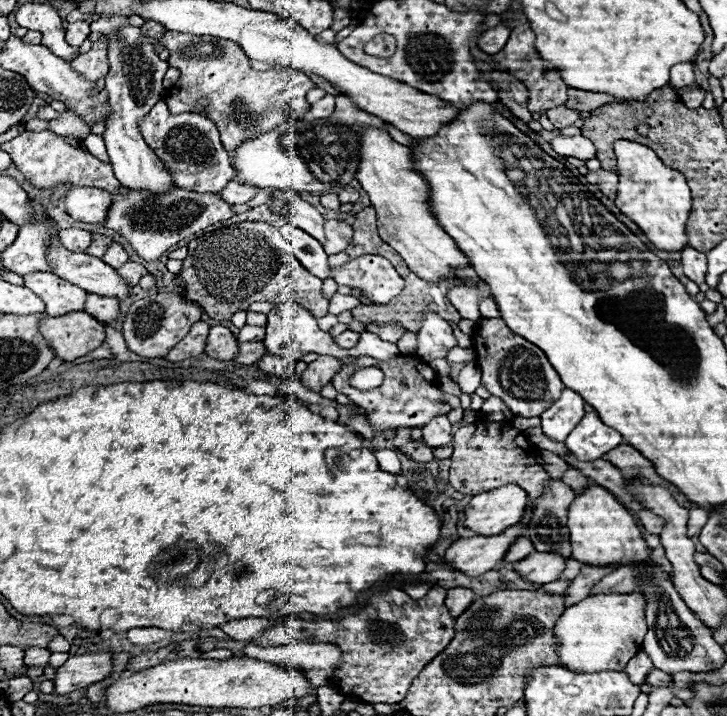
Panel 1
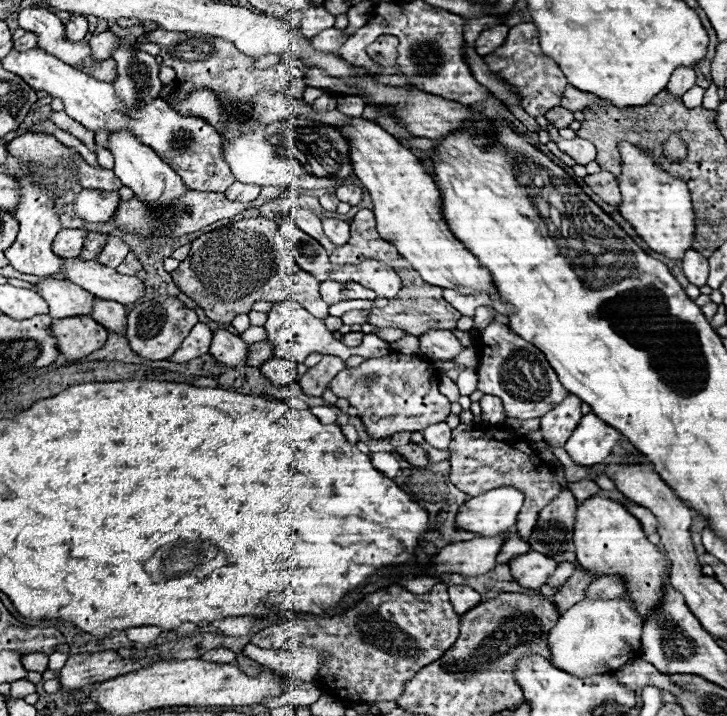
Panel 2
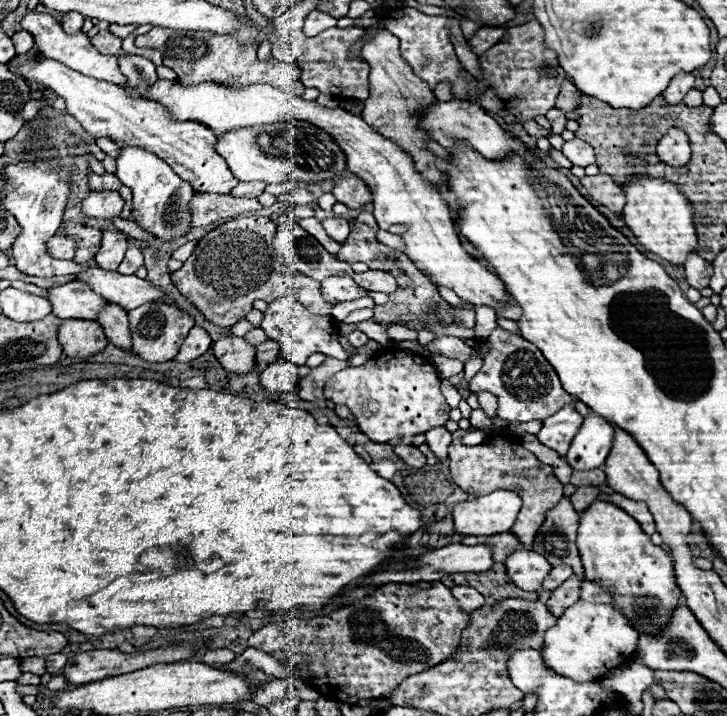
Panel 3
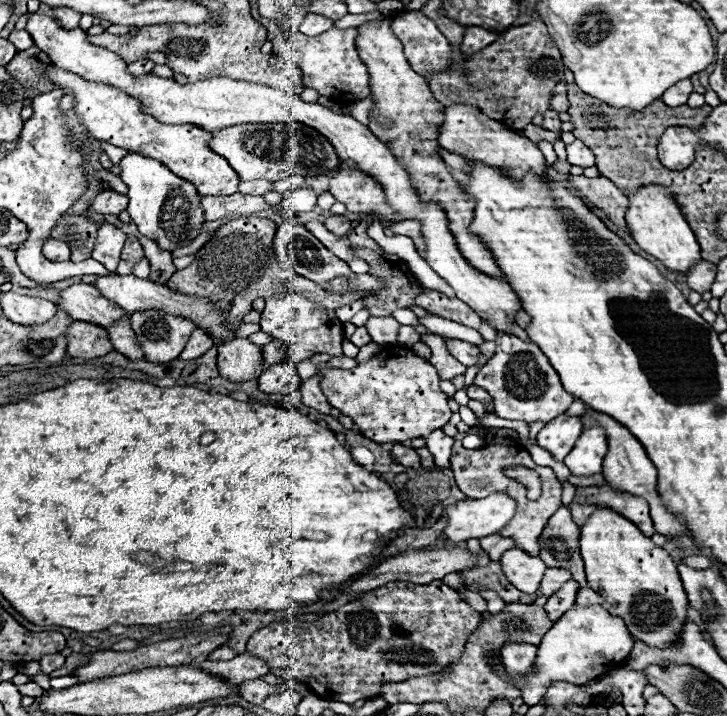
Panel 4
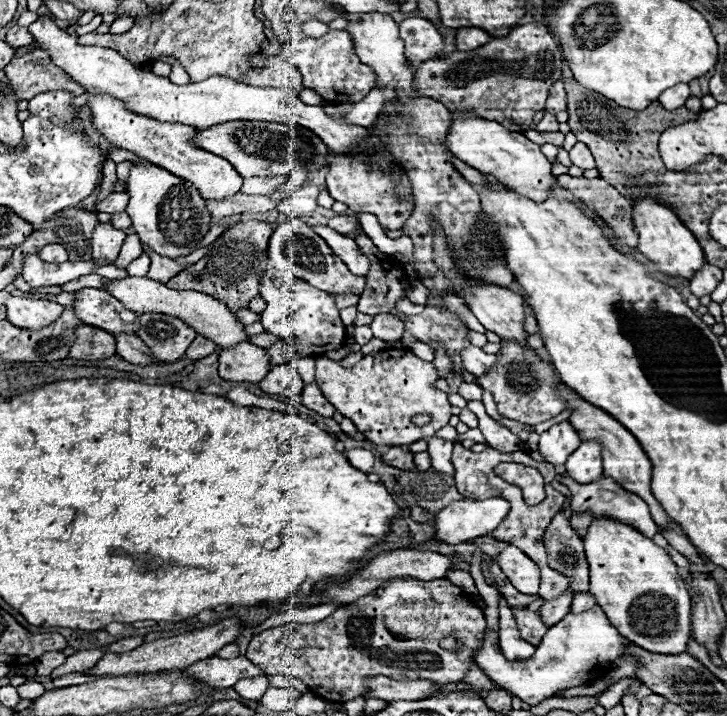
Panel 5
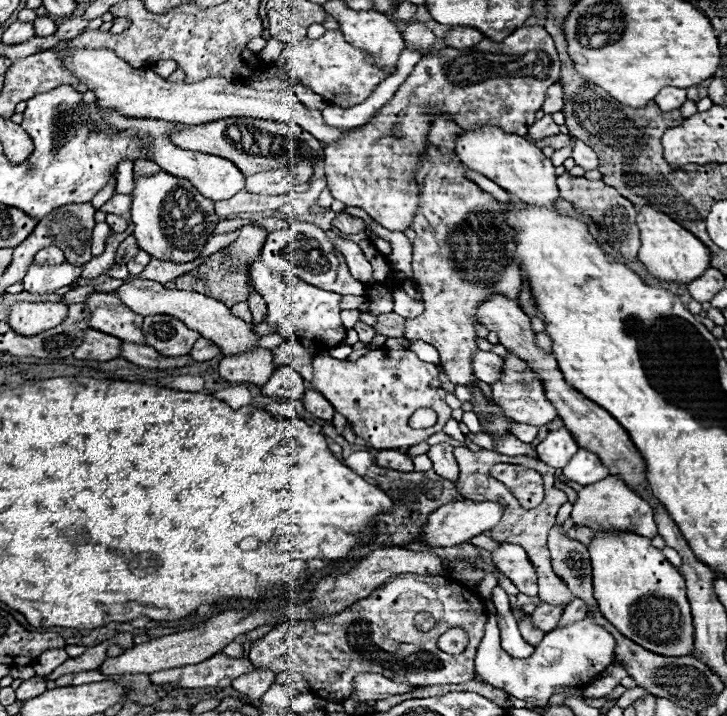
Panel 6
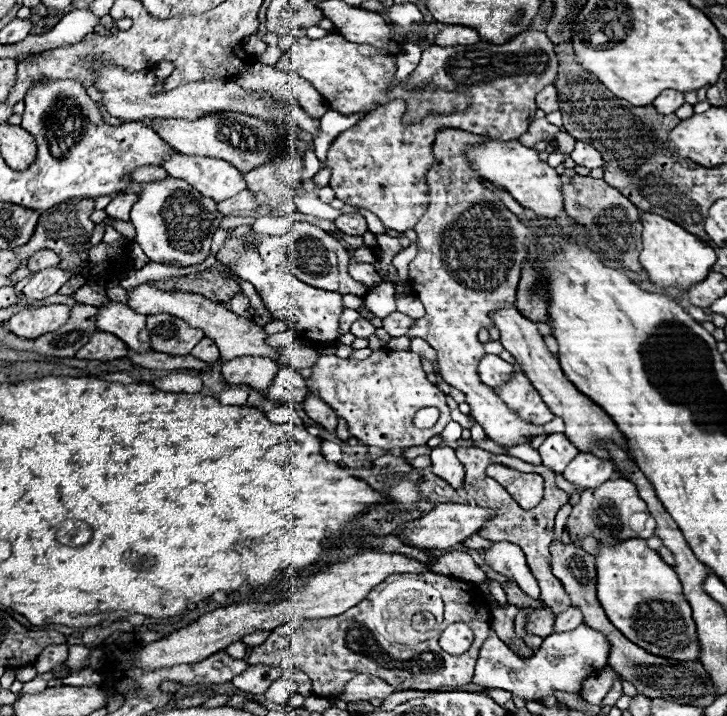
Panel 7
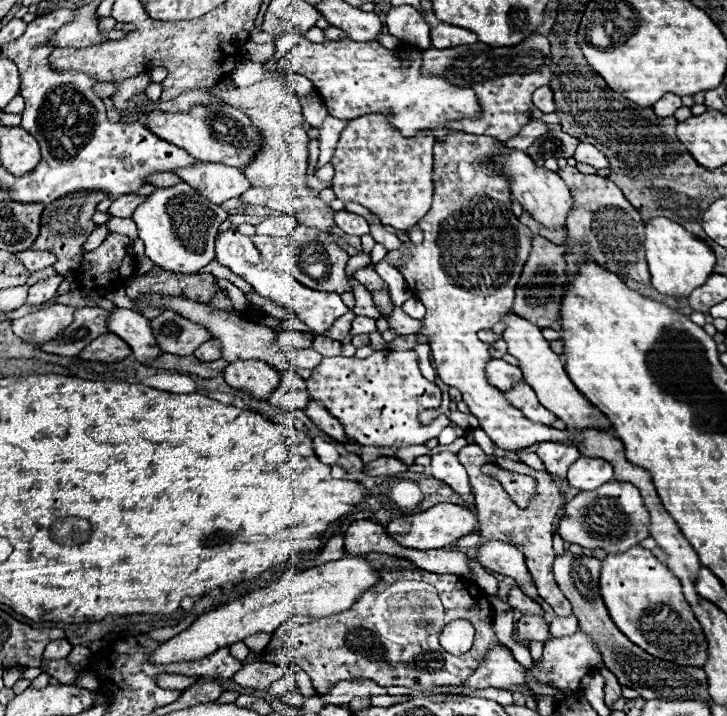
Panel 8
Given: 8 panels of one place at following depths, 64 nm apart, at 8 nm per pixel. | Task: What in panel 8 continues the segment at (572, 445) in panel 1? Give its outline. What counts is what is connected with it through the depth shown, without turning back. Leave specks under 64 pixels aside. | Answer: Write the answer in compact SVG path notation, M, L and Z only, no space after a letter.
M580 456L566 474L566 480L572 488L578 490L596 490L598 486L612 480L612 466L602 458Z

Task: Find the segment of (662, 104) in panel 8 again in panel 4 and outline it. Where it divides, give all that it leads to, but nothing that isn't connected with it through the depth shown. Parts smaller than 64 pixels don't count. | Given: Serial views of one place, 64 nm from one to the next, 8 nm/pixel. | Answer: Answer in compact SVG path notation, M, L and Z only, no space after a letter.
M686 78L686 80L676 82L672 88L668 88L668 90L662 94L662 100L664 100L664 104L666 104L666 106L676 108L676 106L686 104L686 100L688 100L690 92L692 92L692 80L690 80L690 78Z

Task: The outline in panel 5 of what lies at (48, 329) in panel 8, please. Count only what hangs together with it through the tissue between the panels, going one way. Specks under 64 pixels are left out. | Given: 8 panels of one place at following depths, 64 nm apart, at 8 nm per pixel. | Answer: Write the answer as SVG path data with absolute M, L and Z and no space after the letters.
M8 296L6 298L6 314L8 322L12 322L18 328L38 330L56 320L60 316L64 306L50 302L50 300L34 300L34 298L22 298L22 296Z

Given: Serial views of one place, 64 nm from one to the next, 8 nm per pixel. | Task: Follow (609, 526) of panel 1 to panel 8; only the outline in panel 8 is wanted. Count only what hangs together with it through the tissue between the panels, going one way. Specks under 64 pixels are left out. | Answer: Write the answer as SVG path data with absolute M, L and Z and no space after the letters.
M636 544L628 552L606 554L600 570L600 596L612 622L642 650L682 666L704 666L708 644L682 594L680 580L650 550Z

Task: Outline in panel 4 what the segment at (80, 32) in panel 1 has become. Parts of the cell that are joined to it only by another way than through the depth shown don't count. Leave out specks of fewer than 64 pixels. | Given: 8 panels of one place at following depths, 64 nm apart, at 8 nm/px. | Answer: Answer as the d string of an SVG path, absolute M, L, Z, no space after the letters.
M54 8L54 12L56 12L62 28L66 28L66 30L78 28L80 18L82 18L78 12L74 12L74 10L70 10L70 8Z

